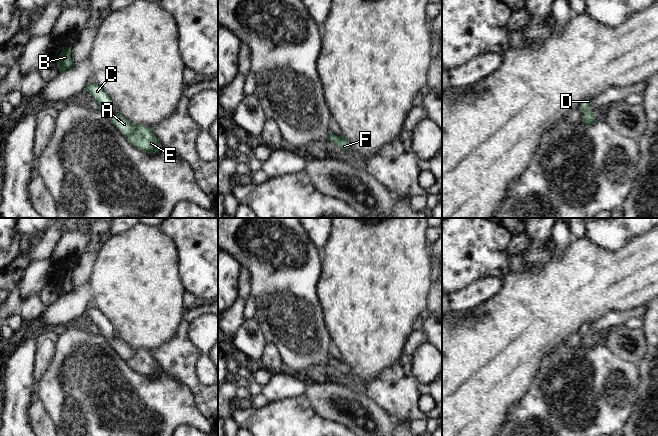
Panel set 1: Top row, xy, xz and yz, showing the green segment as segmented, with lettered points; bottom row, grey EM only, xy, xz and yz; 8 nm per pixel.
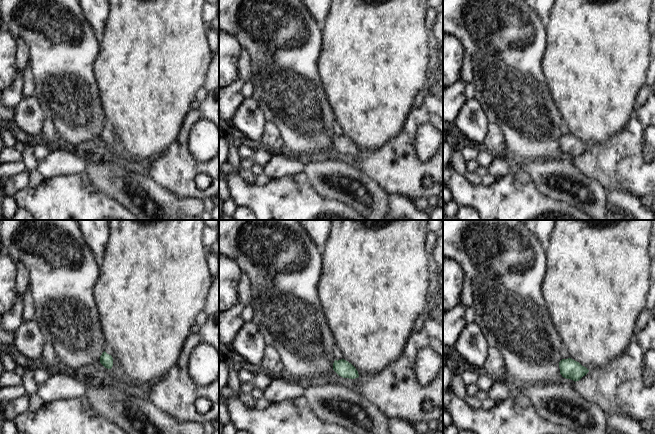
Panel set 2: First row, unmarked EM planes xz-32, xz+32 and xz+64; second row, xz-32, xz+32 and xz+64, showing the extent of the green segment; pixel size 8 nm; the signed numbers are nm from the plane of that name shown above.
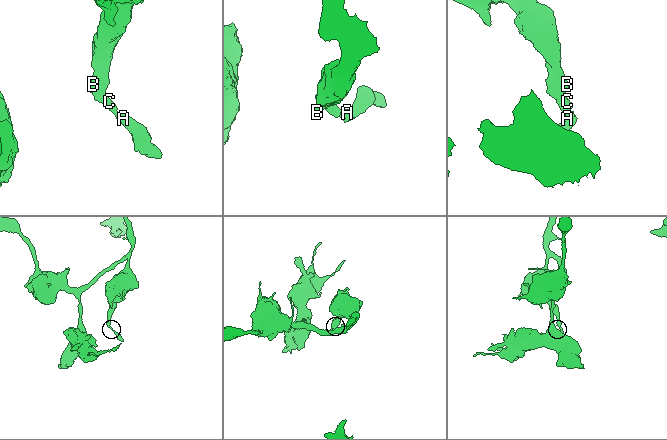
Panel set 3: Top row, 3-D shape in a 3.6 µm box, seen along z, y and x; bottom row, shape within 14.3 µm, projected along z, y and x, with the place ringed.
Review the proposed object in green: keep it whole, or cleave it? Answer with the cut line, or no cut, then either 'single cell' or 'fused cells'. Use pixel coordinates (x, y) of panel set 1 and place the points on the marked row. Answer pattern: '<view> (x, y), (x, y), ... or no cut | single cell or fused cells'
no cut | single cell

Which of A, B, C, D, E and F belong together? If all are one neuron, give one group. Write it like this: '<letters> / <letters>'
A B C D E F

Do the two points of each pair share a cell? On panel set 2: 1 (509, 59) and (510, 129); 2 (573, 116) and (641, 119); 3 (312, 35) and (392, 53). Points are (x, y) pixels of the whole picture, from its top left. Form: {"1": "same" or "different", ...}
{"1": "same", "2": "different", "3": "different"}

